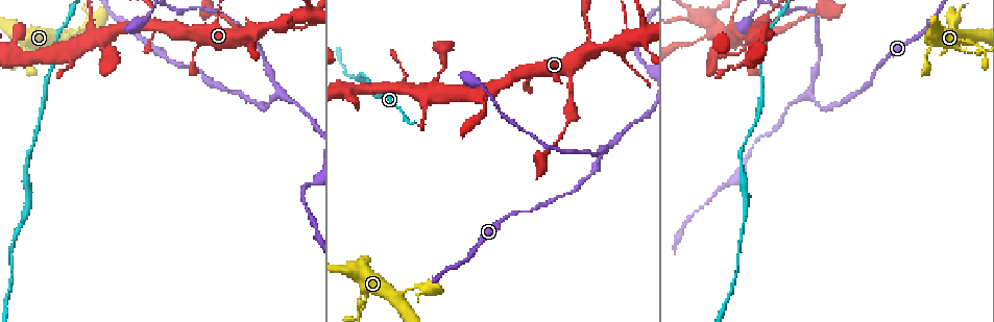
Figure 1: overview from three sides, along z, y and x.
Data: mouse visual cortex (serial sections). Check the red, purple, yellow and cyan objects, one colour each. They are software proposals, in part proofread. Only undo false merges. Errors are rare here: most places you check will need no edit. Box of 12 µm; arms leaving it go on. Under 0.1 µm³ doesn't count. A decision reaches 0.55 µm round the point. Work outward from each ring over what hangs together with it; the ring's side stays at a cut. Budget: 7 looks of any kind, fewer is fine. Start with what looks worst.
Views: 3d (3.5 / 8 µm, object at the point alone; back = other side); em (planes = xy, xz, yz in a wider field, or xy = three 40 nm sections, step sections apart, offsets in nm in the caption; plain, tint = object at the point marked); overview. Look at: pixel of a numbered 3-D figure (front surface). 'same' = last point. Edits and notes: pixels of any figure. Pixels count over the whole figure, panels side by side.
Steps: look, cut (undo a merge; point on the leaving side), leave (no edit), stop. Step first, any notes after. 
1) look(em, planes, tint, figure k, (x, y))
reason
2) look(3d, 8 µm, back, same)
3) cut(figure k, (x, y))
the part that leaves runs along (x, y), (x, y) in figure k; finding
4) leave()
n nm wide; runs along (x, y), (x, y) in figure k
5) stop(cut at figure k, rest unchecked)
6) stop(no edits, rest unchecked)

look(3d, 3.5 µm, back, figure 1, (808, 94))
arms part here

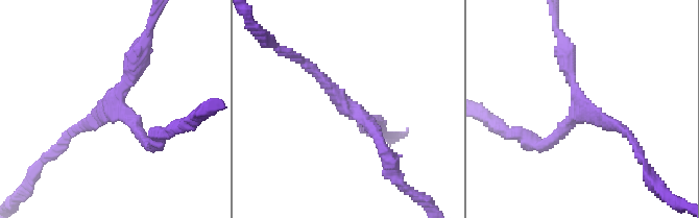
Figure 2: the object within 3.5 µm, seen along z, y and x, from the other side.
look(em, xy, step 1, tint, figure 2, (352, 110))
3 arms; arms of 150, 150, 250 nm; shape alone is not enough

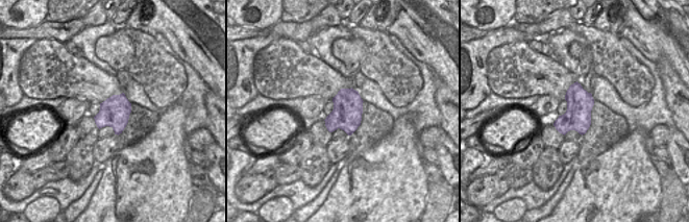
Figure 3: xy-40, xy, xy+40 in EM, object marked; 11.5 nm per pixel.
leave()
runs along (536, 146), (579, 107), (563, 44) in figure 2; continuous, no second cell

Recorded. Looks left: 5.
look(3d, 3.5 µm, figure 1, (759, 66))
thin neck

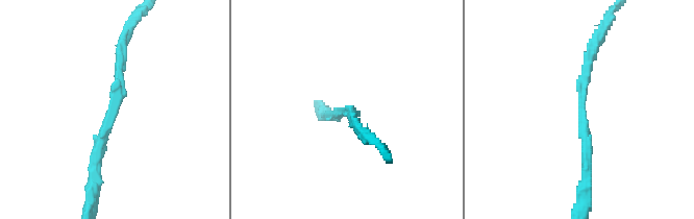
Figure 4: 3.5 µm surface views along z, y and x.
look(em, planes, tint, figure 4, (581, 114))

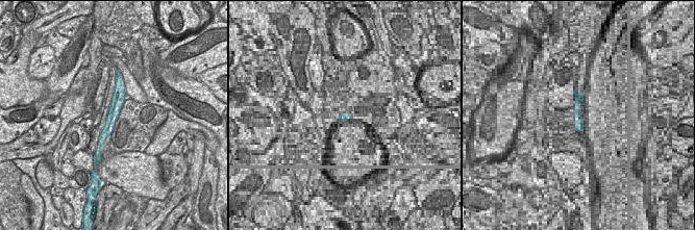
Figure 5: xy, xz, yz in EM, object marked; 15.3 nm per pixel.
leave()
runs along (119, 84), (114, 113), (99, 147) in figure 5; continuous, no second cell

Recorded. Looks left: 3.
look(3d, 3.5 µm, figure 1, (974, 51))
thick turns thin

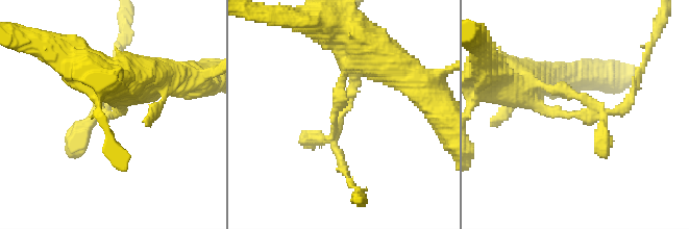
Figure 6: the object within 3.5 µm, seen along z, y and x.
look(em, xy, step 1, tint, figure 6, (340, 114))
now the EM

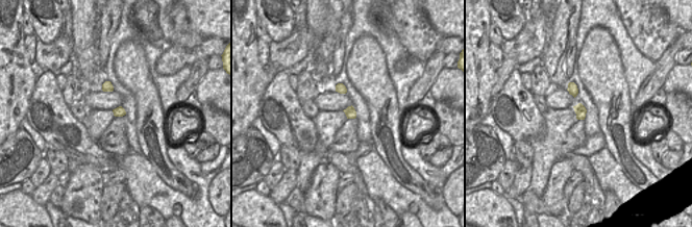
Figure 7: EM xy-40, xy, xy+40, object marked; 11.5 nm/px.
leave()
130 nm wide; runs along (518, 81), (544, 109), (600, 112), (604, 145) in figure 6; all the same cell

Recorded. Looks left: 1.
stop(no edits, rest unchecked)

